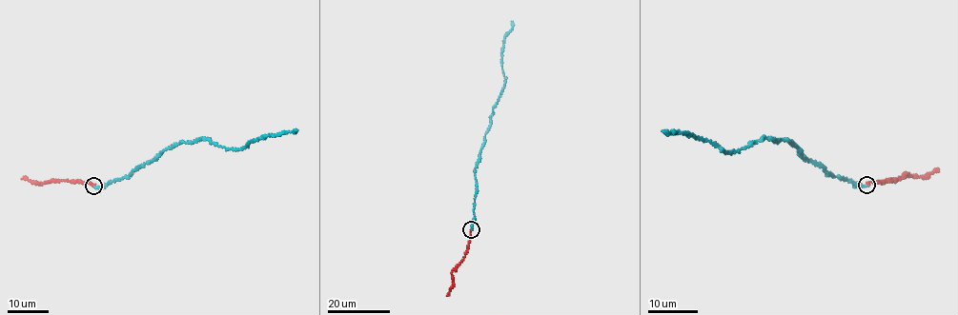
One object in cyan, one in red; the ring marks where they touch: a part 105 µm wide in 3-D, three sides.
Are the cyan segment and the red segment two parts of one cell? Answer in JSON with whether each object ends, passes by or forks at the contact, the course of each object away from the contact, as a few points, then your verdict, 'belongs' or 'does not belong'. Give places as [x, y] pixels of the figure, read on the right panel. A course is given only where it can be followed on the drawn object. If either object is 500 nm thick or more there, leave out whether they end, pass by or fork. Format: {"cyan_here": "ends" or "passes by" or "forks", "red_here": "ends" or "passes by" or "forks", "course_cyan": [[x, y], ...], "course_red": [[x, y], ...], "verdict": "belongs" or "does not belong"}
{"cyan_here": "ends", "red_here": "ends", "course_cyan": [[866, 185], [834, 177], [786, 140], [764, 137], [727, 153], [709, 141], [662, 130]], "course_red": [[866, 185], [899, 180], [905, 173], [928, 175], [936, 169]], "verdict": "does not belong"}

